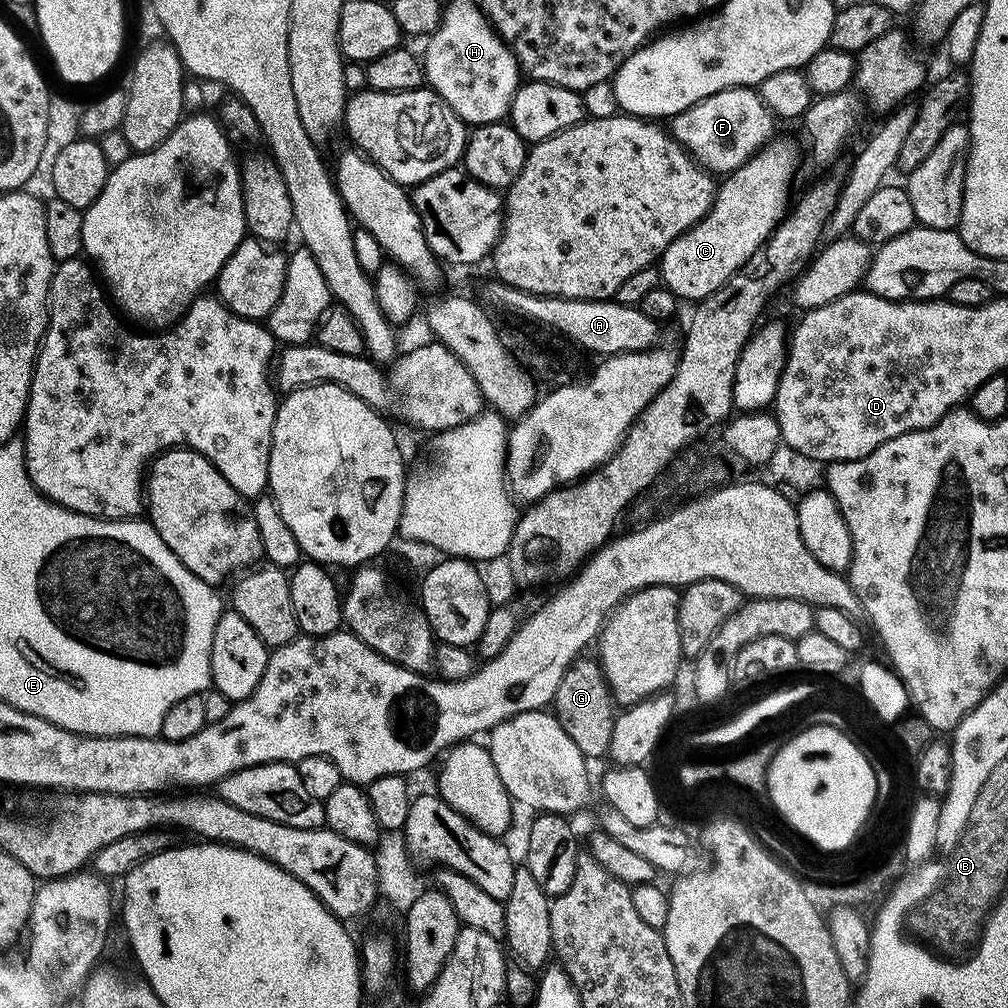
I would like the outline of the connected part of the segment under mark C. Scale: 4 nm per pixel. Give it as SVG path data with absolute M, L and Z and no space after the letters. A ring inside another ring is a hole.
M773 137L764 144L738 170L729 173L717 187L716 198L708 214L704 215L690 231L679 235L666 248L658 261L661 283L681 301L704 300L714 290L720 289L728 280L737 275L763 246L771 239L776 226L784 219L790 208L790 186L798 170L798 162L802 160L800 152L790 138Z

